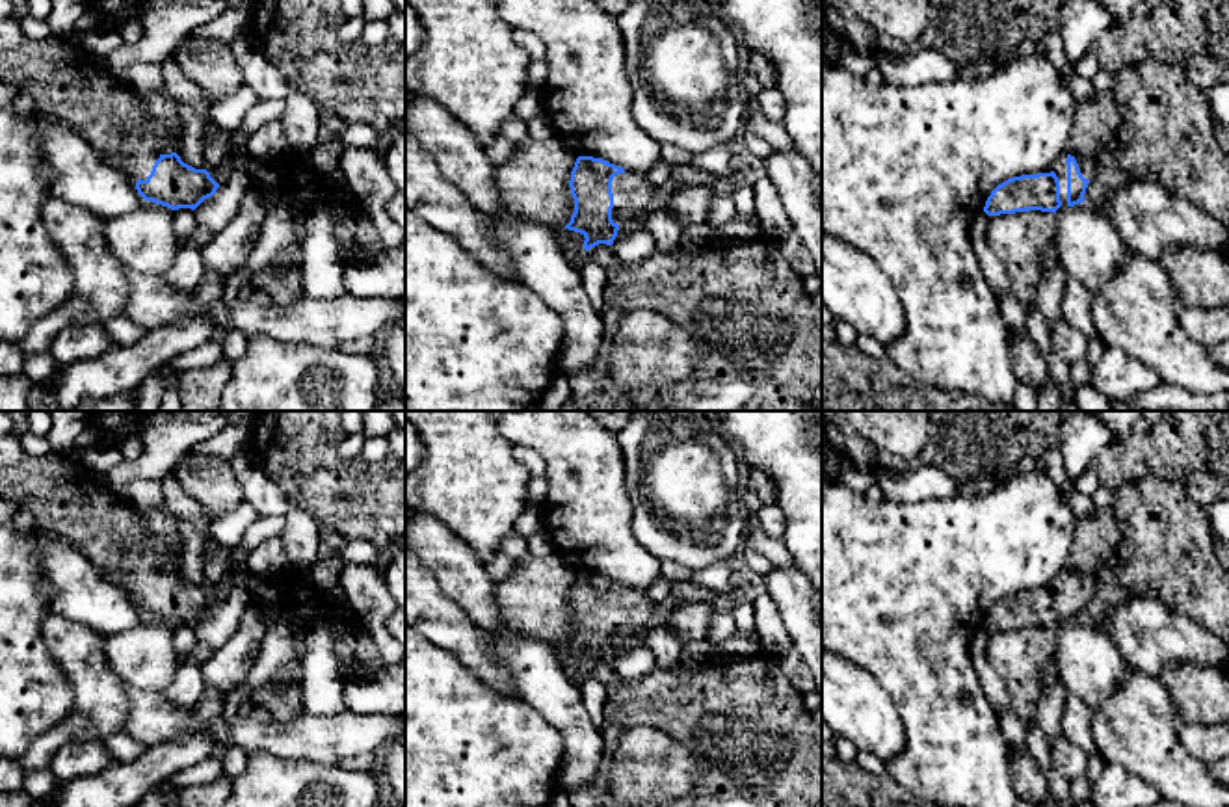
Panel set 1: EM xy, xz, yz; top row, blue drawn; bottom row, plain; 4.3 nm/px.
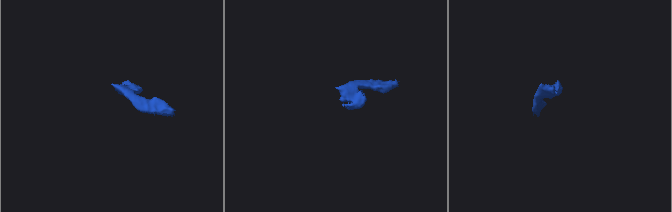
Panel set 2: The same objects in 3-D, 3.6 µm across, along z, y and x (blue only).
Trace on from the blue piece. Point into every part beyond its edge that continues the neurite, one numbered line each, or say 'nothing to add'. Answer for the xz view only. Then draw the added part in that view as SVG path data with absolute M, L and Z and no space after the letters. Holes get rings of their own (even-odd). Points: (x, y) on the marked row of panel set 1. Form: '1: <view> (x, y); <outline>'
1: xz (634, 196); M630 171L614 177L612 193L612 218L617 225L638 223L658 201L658 190L647 177Z

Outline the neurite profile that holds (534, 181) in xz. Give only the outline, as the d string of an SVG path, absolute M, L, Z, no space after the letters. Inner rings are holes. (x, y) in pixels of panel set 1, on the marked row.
M558 138L517 143L495 171L500 203L513 218L565 227L575 212L569 188L575 162L576 156Z

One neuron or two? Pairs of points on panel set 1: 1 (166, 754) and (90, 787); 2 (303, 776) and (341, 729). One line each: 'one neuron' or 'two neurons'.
1: one neuron
2: two neurons

